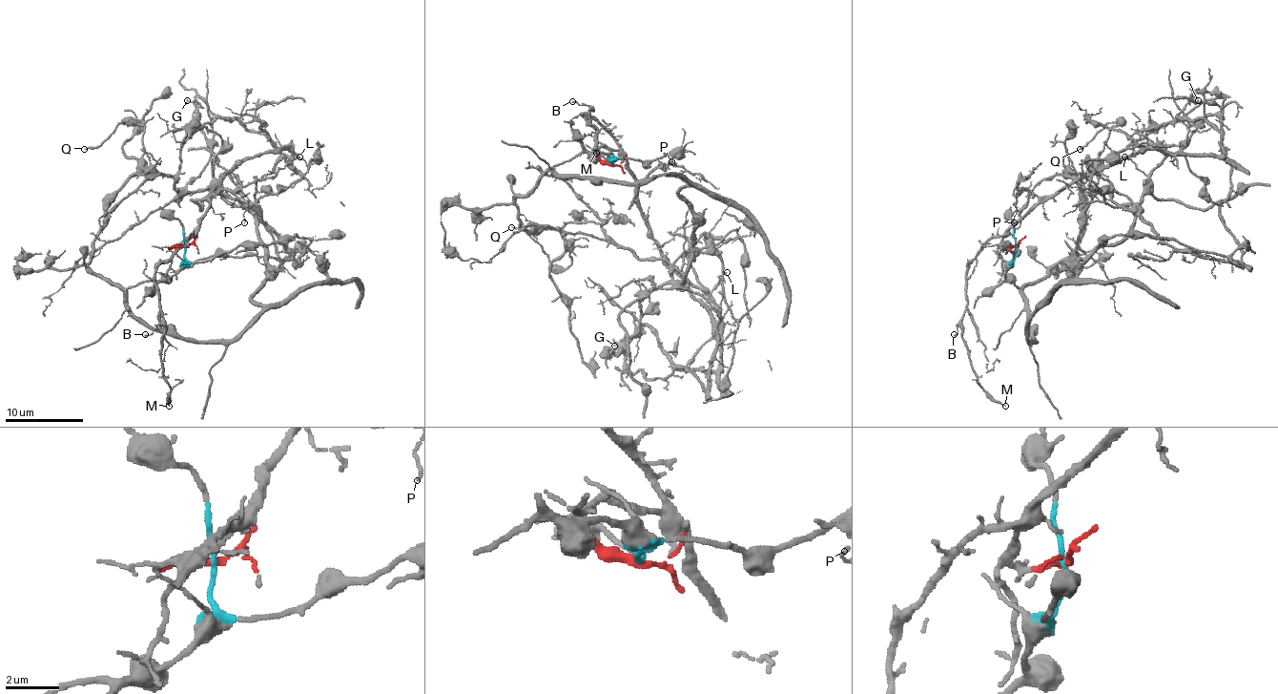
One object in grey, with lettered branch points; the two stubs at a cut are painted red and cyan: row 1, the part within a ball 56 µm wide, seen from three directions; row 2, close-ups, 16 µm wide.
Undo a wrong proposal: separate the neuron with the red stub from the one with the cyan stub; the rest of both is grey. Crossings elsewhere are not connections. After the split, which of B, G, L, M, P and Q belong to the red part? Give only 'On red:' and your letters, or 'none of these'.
On red: B, G, L, M, P

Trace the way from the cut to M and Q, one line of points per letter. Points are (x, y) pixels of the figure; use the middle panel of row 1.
M: (612, 165), (597, 151), (616, 149), (616, 139), (583, 115), (590, 110), (597, 153)
Q: (612, 165), (601, 153), (577, 153), (515, 201), (523, 227), (556, 229), (571, 248), (566, 268), (511, 227)

